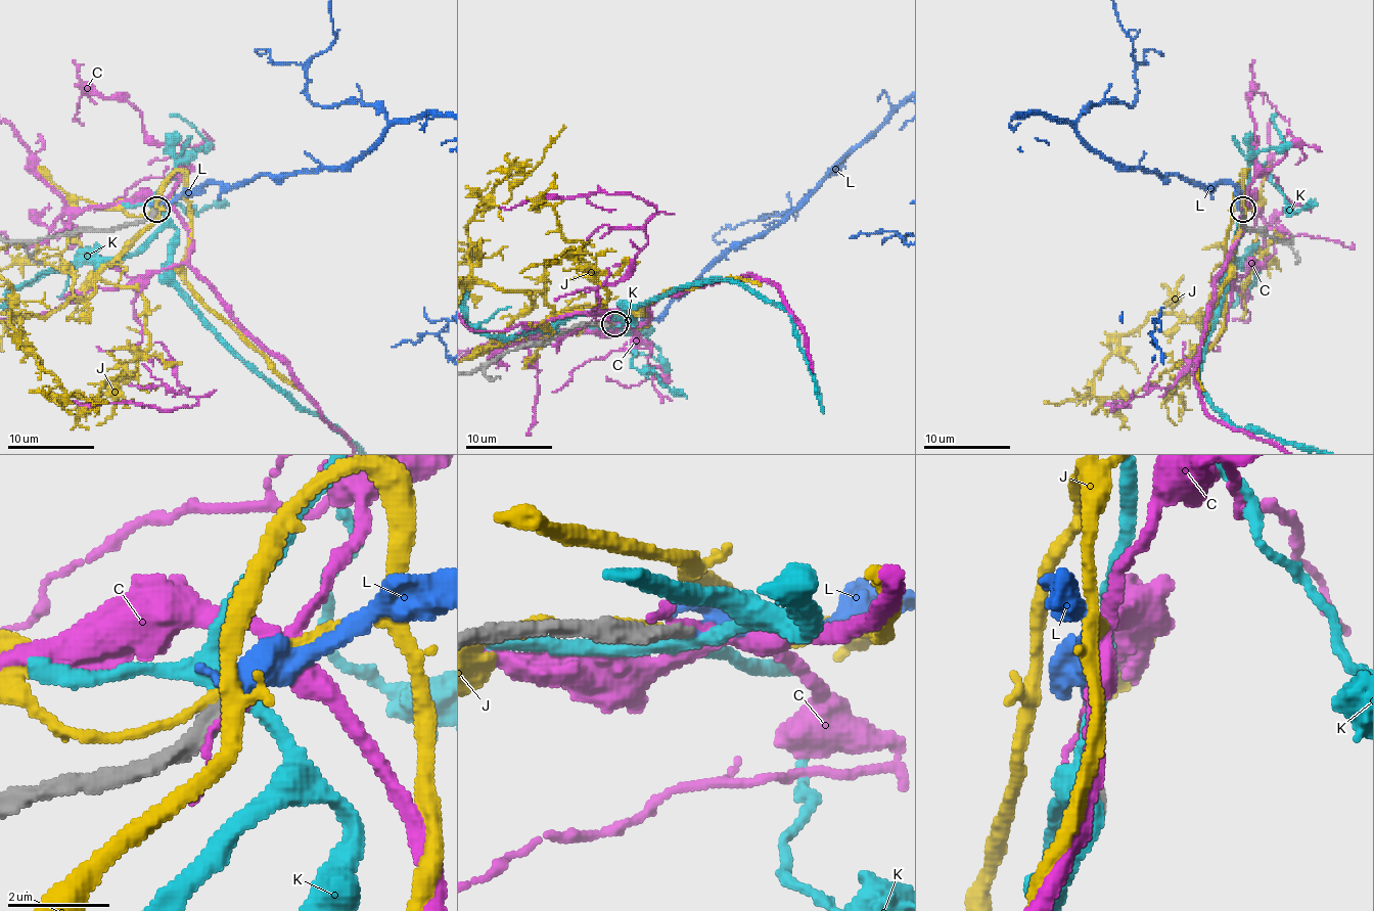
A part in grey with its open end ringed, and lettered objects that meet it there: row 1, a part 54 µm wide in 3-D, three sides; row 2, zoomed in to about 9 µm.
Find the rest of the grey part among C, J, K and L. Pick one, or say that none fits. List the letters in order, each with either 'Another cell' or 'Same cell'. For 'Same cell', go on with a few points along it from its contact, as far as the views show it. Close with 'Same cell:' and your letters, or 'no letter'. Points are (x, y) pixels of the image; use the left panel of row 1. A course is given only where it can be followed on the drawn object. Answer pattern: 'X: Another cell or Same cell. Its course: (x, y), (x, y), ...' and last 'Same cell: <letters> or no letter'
C: Another cell
J: Another cell
K: Another cell
L: Same cell
Same cell: L

